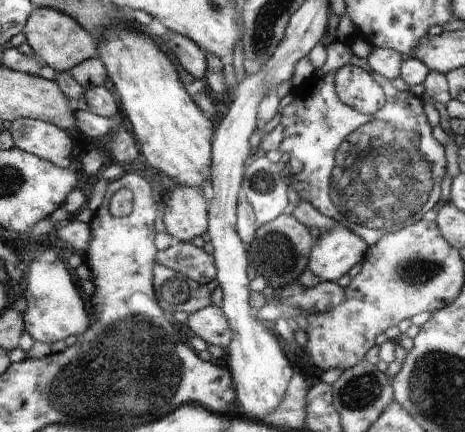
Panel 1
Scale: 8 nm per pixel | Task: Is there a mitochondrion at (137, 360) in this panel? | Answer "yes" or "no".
yes

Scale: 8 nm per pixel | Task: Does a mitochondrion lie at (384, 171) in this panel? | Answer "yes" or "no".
yes

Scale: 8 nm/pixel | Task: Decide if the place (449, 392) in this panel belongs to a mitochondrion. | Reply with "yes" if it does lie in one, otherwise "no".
yes

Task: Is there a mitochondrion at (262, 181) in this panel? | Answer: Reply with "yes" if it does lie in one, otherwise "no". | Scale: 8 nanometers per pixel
yes

